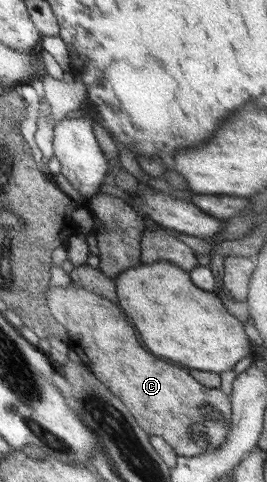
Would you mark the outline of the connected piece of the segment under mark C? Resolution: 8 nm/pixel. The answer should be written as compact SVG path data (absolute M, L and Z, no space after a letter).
M70 283L65 287L48 286L44 303L58 324L62 324L63 328L67 330L72 342L71 348L80 356L81 362L102 383L107 382L105 385L111 386L109 389L119 398L123 398L125 406L131 406L131 414L135 414L135 418L139 418L138 426L142 430L147 430L147 435L163 438L181 457L199 456L211 450L220 449L226 442L234 418L231 394L220 389L201 386L187 372L183 372L175 366L169 366L167 362L151 356L150 351L145 350L147 348L145 344L141 346L137 332L133 328L133 320L118 302L111 302L105 295L100 295L97 291Z

